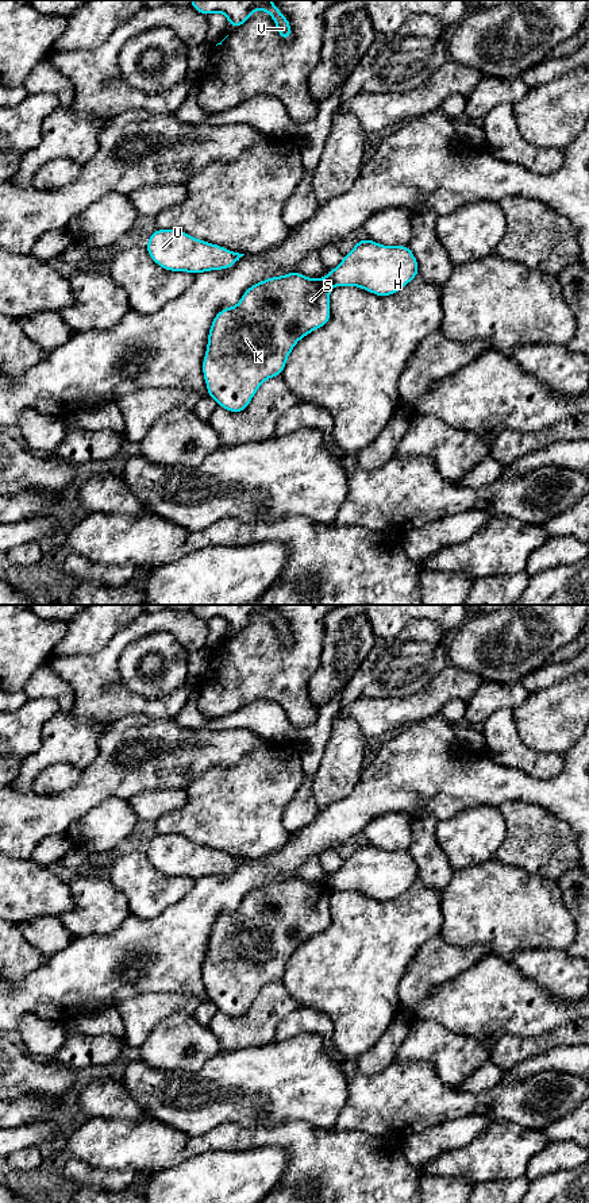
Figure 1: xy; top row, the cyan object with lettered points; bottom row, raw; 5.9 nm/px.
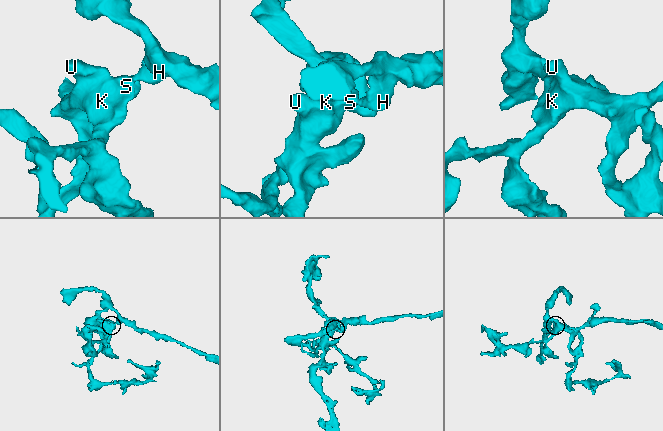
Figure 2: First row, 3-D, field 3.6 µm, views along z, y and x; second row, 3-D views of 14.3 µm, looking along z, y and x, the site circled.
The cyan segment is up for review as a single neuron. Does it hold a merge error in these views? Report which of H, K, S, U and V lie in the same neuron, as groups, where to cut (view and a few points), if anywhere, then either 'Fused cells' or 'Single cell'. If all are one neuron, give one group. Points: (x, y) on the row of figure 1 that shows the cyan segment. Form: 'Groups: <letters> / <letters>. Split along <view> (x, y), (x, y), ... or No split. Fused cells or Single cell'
Groups: H V / K S U. Split along xy (326, 278), (333, 285). Fused cells

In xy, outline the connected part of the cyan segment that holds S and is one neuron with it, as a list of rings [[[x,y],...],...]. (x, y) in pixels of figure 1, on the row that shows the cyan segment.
[[[293,271],[254,284],[243,293],[238,305],[222,309],[212,320],[207,354],[203,359],[203,374],[208,396],[219,406],[232,413],[245,410],[263,381],[284,373],[286,359],[296,343],[309,332],[324,327],[331,319],[331,286],[327,278],[315,279]]]

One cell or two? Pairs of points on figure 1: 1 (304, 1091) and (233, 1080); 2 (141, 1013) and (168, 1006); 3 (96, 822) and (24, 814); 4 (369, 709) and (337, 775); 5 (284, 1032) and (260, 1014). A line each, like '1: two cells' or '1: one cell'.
1: one cell
2: one cell
3: two cells
4: two cells
5: two cells

